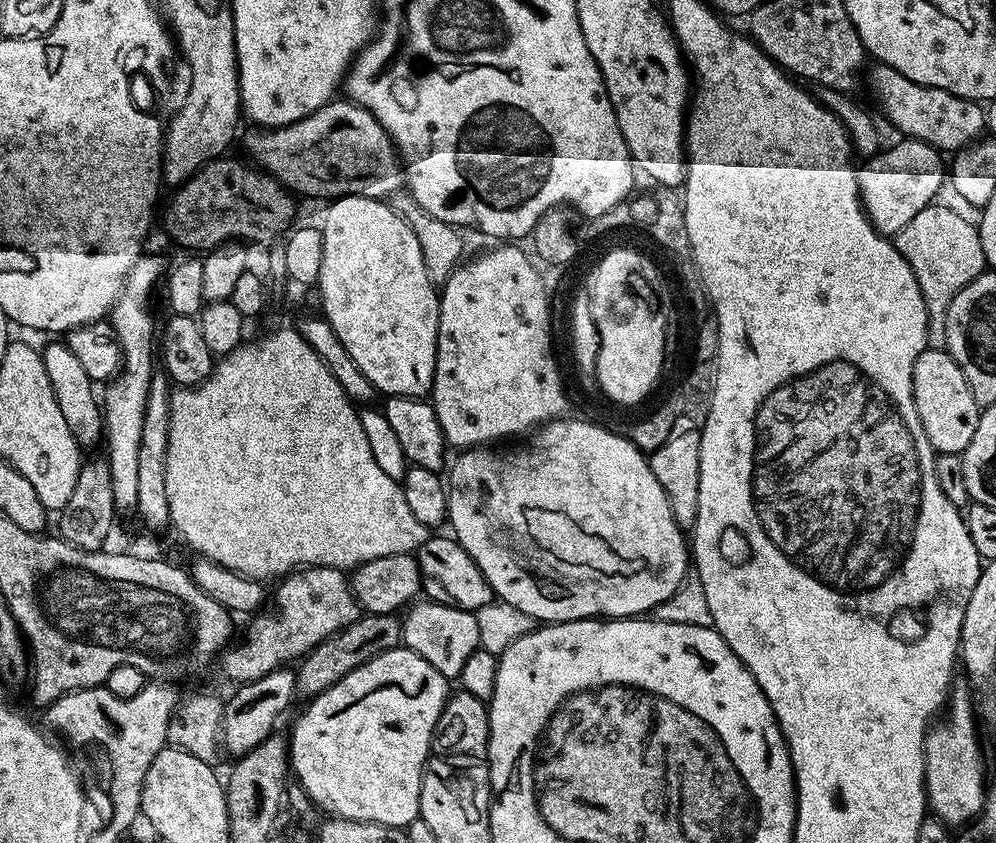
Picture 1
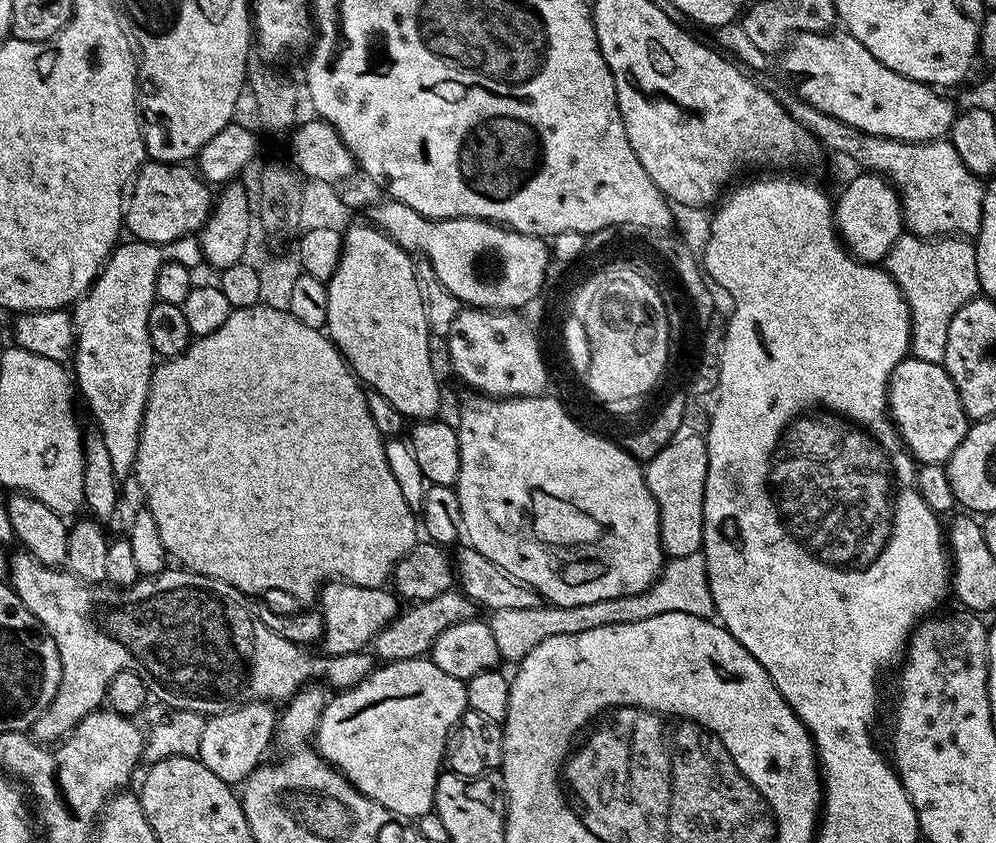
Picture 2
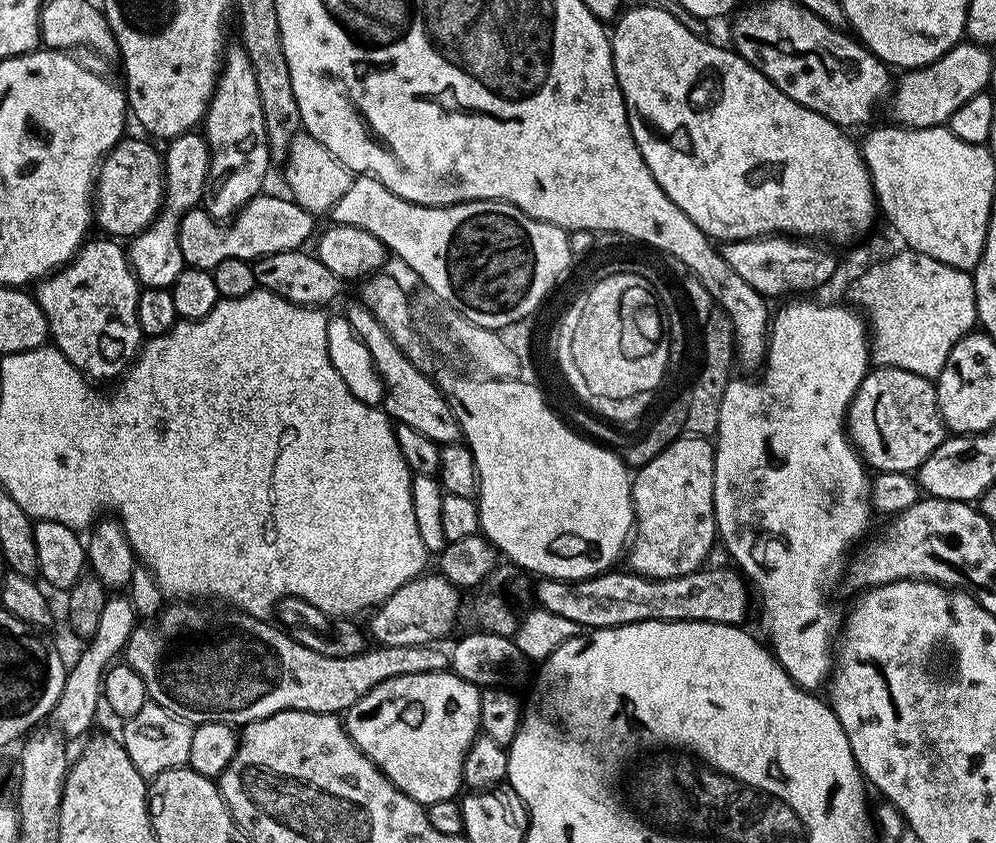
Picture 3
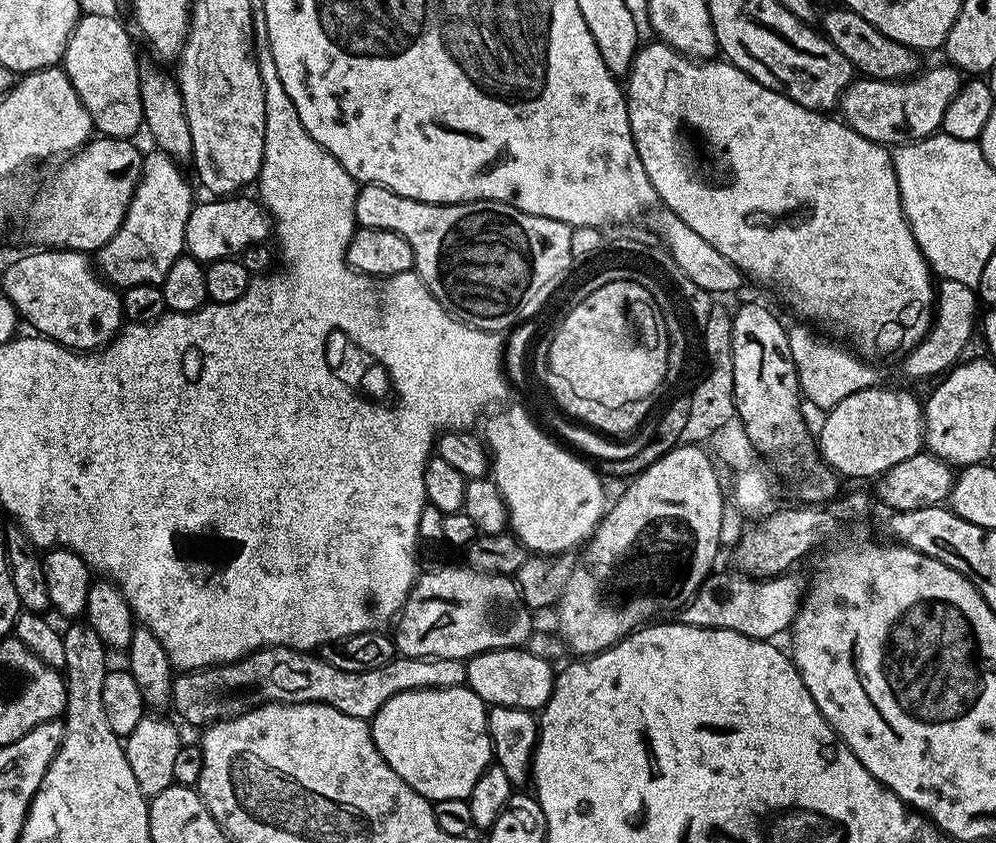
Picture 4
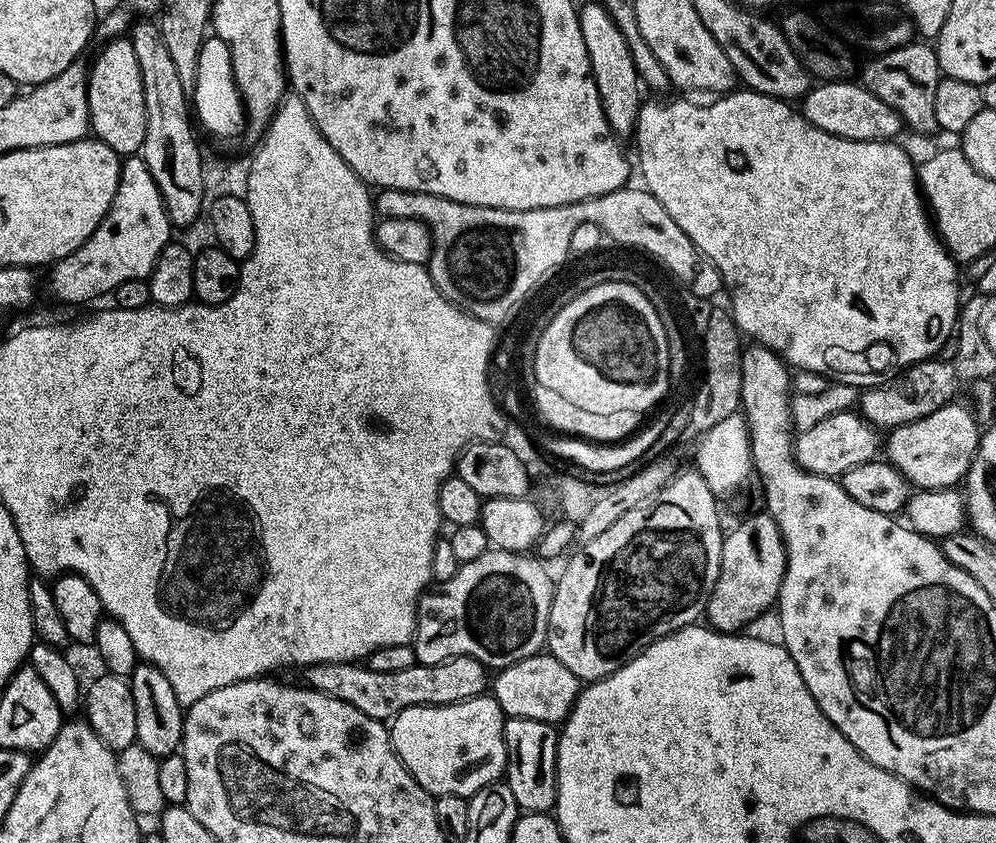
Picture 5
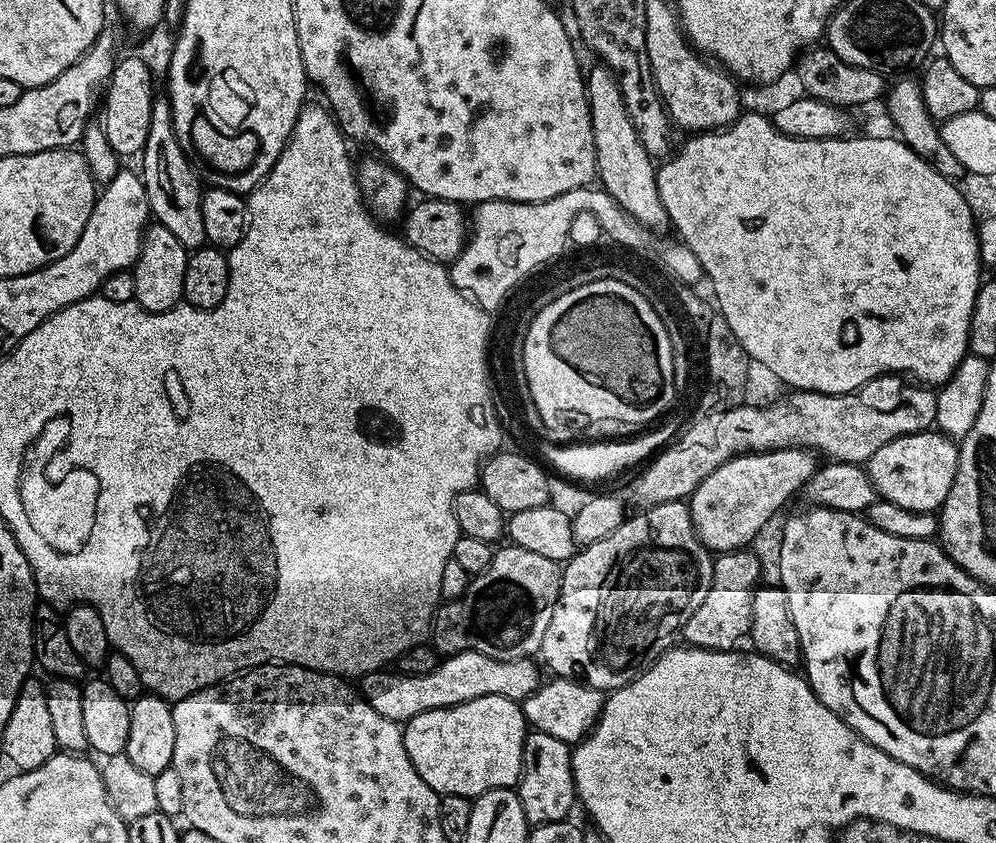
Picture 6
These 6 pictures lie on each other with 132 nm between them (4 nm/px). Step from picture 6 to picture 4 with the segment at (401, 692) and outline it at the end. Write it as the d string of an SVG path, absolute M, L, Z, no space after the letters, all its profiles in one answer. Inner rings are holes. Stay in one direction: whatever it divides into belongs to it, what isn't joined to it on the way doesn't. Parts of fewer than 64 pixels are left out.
M269 646L259 649L243 660L233 660L221 663L216 668L200 668L197 672L188 672L185 676L177 675L172 682L171 707L188 724L207 726L218 720L227 720L258 708L262 704L329 704L331 708L342 710L359 720L368 720L390 698L400 692L413 692L419 688L459 688L466 680L466 664L463 660L450 658L421 658L405 656L397 658L384 668L369 672L347 672L338 670L335 663L319 660L316 654L309 654L304 650L297 650L291 646Z

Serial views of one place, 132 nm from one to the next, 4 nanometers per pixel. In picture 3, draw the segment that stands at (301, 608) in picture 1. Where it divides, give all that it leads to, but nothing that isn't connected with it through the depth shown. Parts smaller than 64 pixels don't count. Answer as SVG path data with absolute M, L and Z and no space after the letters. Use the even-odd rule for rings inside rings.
M421 574L416 579L398 586L390 598L377 604L371 613L367 631L380 646L431 645L440 642L444 635L456 624L456 615L462 612L462 592L439 574Z

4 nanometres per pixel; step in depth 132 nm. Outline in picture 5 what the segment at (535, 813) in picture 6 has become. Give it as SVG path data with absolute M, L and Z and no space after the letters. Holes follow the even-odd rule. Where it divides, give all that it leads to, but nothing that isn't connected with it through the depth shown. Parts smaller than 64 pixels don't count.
M509 716L504 722L504 741L508 751L508 765L504 767L503 779L510 794L514 794L517 809L551 813L556 807L557 725L534 722L534 718Z

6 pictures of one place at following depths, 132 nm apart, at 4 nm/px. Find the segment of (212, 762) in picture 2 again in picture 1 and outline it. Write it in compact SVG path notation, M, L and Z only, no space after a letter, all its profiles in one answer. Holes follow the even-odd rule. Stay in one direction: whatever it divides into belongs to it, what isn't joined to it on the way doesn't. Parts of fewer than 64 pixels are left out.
M285 666L254 682L241 684L235 690L237 692L227 697L224 705L222 748L225 753L233 752L233 757L239 758L277 731L280 715L291 706L292 696L297 695L296 674L291 667Z

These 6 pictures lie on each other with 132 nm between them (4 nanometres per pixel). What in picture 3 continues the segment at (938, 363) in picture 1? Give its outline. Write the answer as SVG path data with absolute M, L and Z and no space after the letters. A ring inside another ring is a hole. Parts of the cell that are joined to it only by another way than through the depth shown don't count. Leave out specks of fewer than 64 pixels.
M879 366L873 367L860 383L848 408L846 427L861 461L869 469L876 468L877 473L915 473L946 438L935 383L910 374L910 370Z

